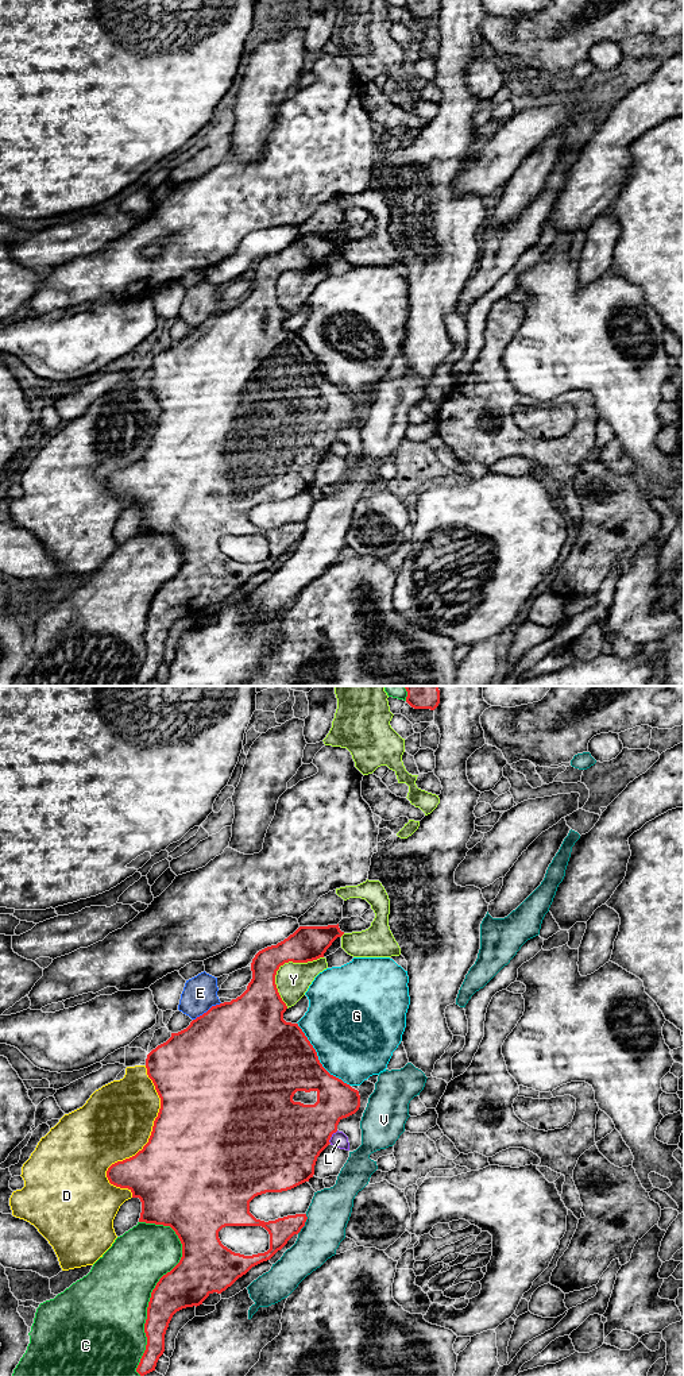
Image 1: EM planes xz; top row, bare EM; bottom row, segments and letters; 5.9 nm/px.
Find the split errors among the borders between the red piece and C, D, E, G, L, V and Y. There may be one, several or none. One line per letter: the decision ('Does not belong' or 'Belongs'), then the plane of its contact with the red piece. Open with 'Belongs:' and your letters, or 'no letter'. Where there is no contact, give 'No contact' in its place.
Belongs: no letter
C: Does not belong. Touches red in xz
D: Does not belong. Touches red in xz
E: Does not belong. Touches red in xz
G: Does not belong. Touches red in xz
L: Does not belong. Touches red in xz
V: Does not belong. Touches red in xz
Y: Does not belong. Touches red in xz

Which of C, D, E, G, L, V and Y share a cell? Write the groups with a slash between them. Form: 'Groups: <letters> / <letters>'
Groups: C / D / E L / G / V / Y

